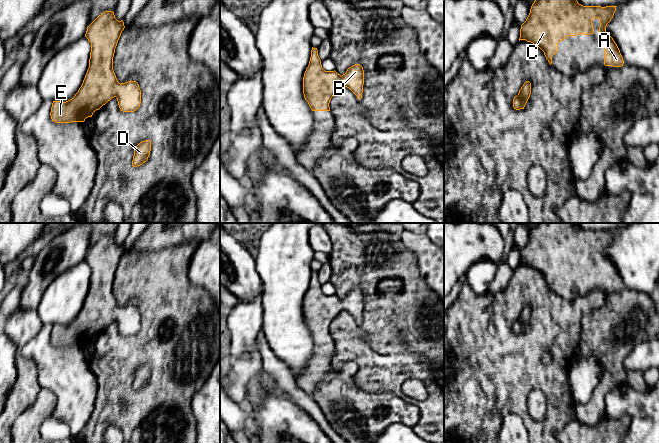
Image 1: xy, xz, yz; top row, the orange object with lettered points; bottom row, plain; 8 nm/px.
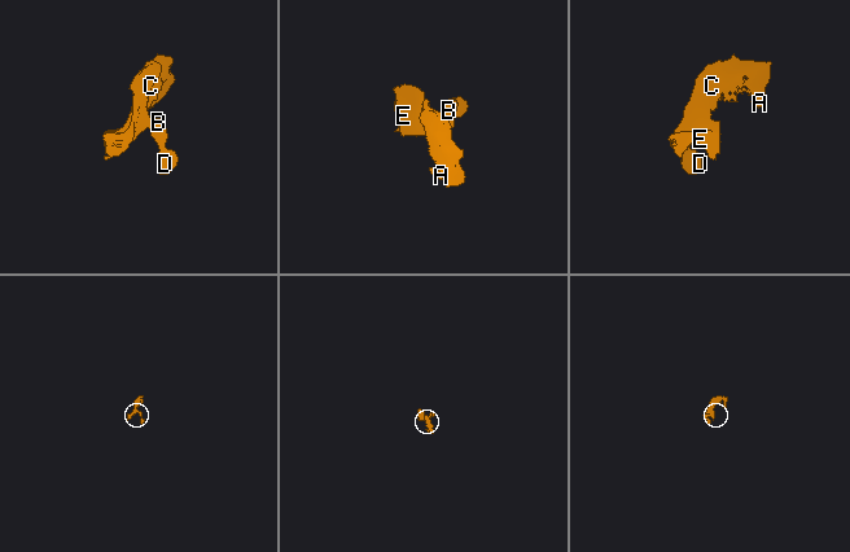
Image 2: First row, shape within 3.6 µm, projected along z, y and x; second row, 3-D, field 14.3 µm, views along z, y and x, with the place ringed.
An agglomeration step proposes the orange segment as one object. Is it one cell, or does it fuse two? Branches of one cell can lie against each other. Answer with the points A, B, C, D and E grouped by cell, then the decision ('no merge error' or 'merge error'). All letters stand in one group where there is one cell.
groups A B C D E; no merge error

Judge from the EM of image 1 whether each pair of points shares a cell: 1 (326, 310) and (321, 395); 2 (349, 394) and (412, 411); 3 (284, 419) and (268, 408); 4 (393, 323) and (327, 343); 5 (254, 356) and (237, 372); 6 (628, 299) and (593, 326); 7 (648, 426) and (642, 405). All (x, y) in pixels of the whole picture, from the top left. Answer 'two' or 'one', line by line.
1: two
2: one
3: one
4: two
5: one
6: one
7: one

